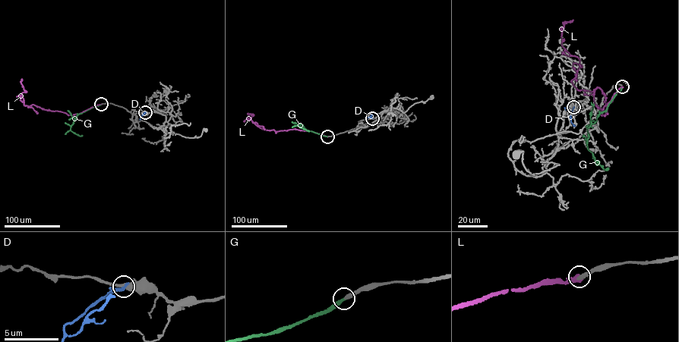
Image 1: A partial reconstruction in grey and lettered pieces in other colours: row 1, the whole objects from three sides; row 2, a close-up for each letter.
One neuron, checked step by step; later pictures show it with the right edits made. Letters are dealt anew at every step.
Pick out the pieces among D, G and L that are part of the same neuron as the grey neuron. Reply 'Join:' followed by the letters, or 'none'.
Join: G

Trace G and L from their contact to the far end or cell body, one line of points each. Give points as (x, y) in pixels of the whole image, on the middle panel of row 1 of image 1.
G: (327, 136), (307, 130), (298, 123), (309, 131)
L: (327, 136), (294, 129), (266, 130), (256, 125), (251, 117), (248, 120), (251, 114), (247, 114), (248, 118)

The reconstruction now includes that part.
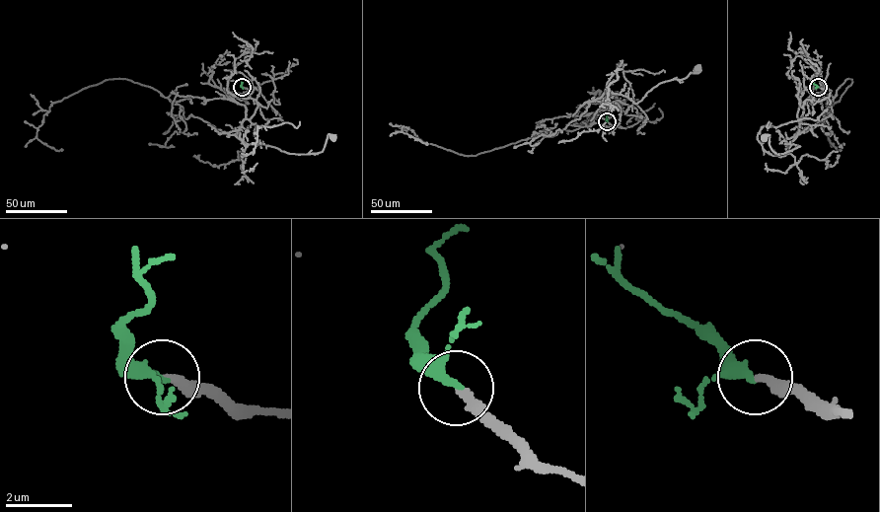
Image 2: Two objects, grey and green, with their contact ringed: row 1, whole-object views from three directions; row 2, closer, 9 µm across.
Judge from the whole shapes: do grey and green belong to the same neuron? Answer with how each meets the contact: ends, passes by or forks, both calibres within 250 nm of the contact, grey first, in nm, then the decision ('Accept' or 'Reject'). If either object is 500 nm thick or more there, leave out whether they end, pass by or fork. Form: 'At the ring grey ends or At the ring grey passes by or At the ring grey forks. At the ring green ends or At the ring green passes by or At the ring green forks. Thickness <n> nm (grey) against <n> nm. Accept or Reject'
At the ring grey ends. At the ring green passes by. Thickness 280 nm (grey) against 240 nm. Accept

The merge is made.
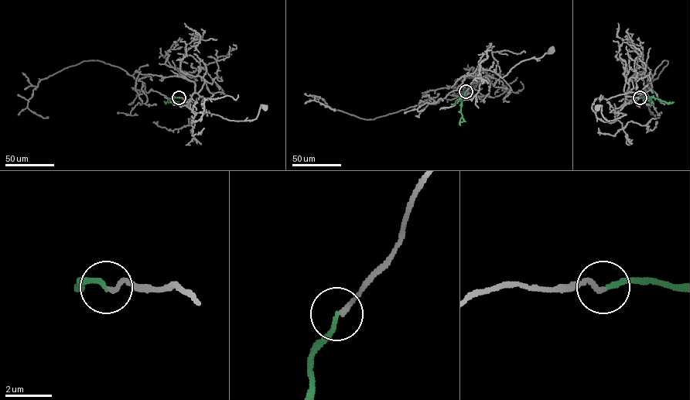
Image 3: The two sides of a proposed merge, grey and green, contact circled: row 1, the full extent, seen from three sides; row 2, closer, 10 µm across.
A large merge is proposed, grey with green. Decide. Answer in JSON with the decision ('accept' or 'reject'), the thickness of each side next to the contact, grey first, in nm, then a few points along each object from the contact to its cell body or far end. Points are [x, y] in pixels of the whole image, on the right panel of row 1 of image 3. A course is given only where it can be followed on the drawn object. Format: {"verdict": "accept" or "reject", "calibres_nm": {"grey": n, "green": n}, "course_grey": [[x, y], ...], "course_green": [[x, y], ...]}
{"verdict": "accept", "calibres_nm": {"grey": 190, "green": 190}, "course_grey": [[640, 97], [626, 103], [618, 112], [626, 114], [613, 120], [607, 121], [601, 112], [602, 106], [597, 107]], "course_green": [[640, 97], [653, 97], [670, 101]]}

